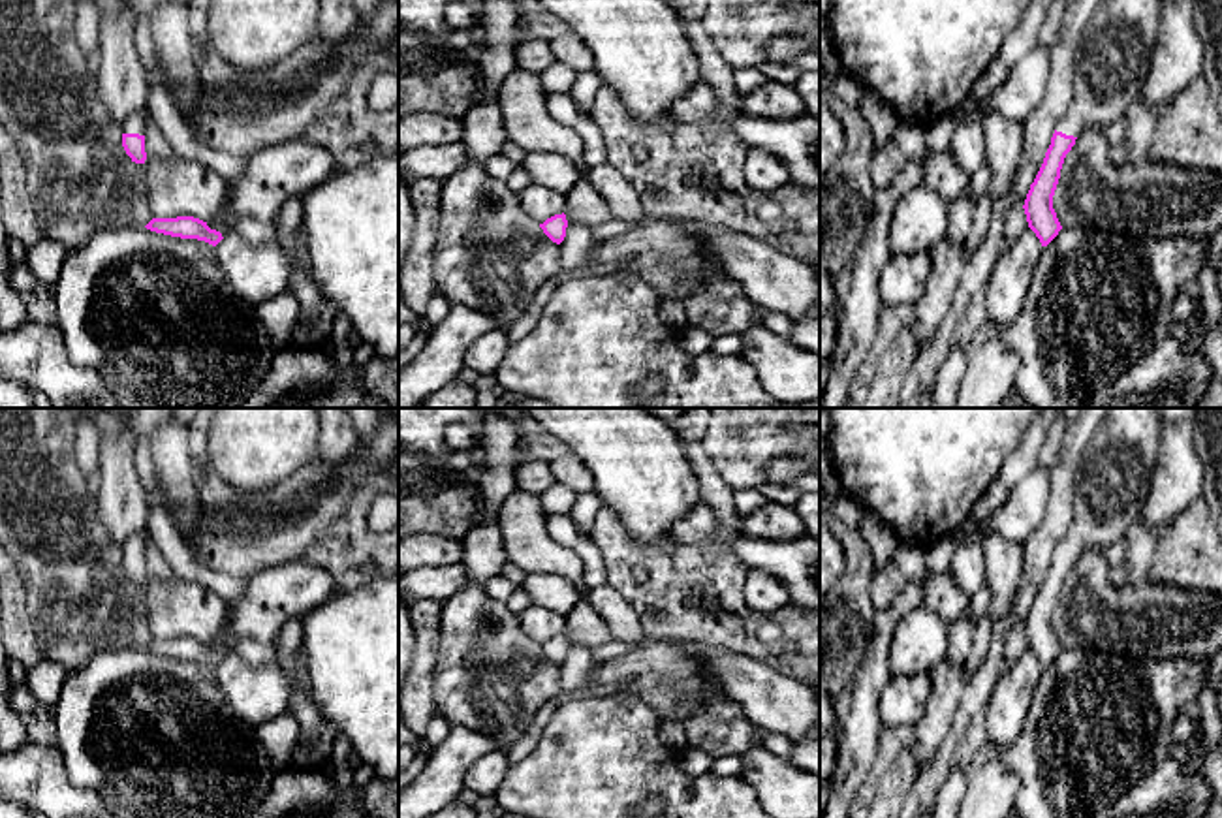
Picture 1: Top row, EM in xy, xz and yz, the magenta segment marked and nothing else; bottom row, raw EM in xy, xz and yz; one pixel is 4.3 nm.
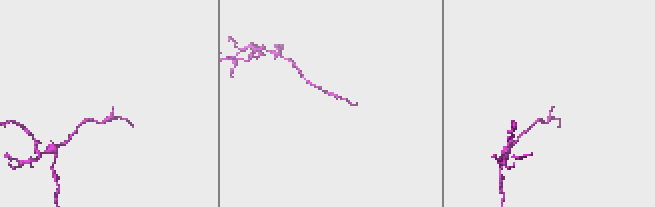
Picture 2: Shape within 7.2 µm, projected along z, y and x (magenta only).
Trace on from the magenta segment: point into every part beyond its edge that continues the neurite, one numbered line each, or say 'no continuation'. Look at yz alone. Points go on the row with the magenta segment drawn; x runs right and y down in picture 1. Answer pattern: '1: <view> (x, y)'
1: yz (1113, 57)

